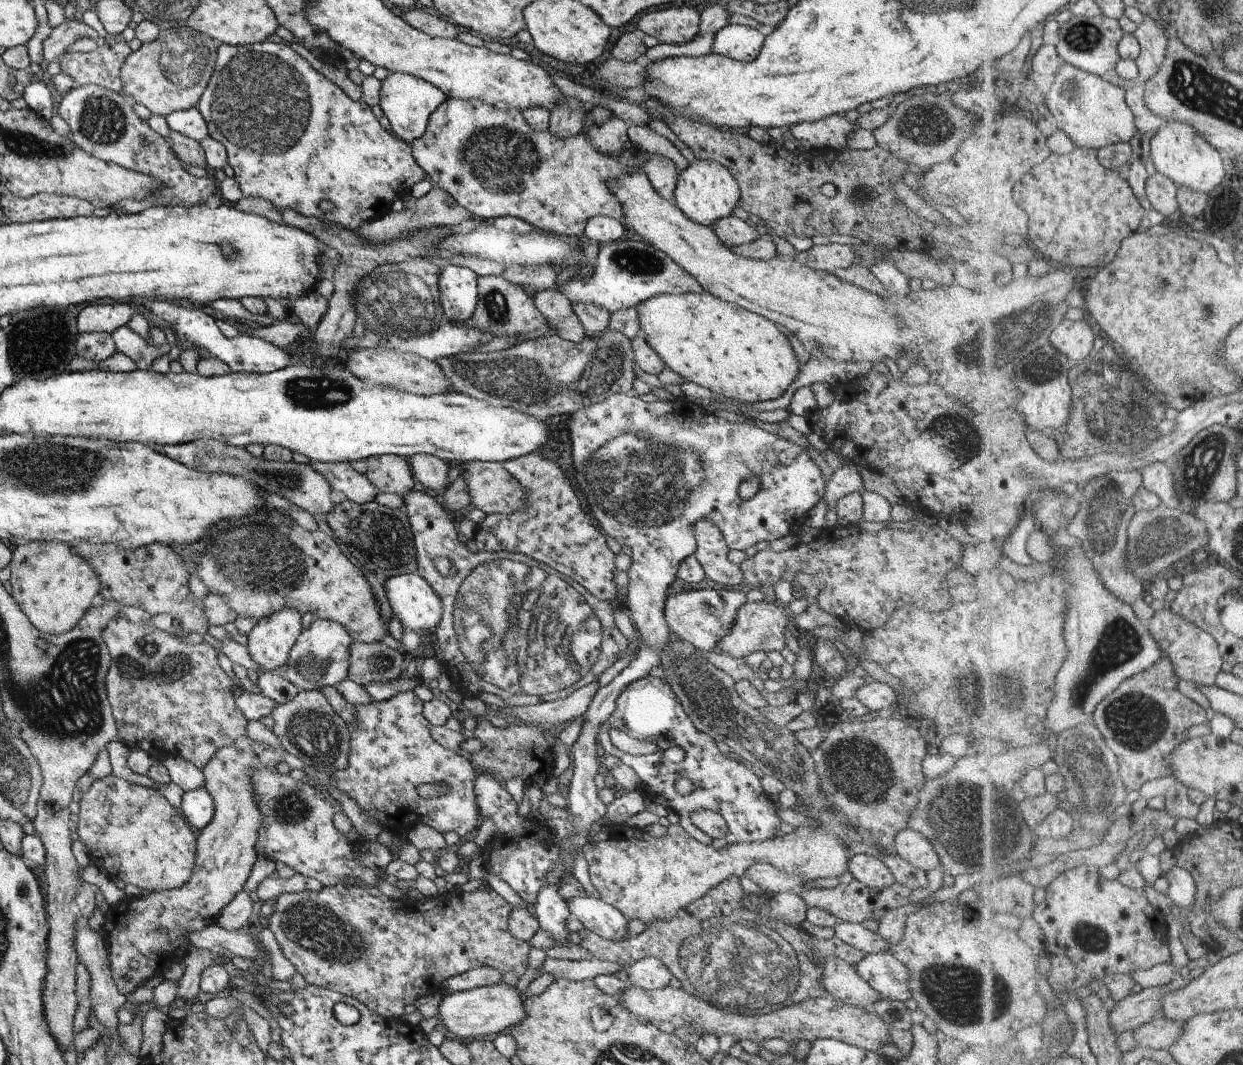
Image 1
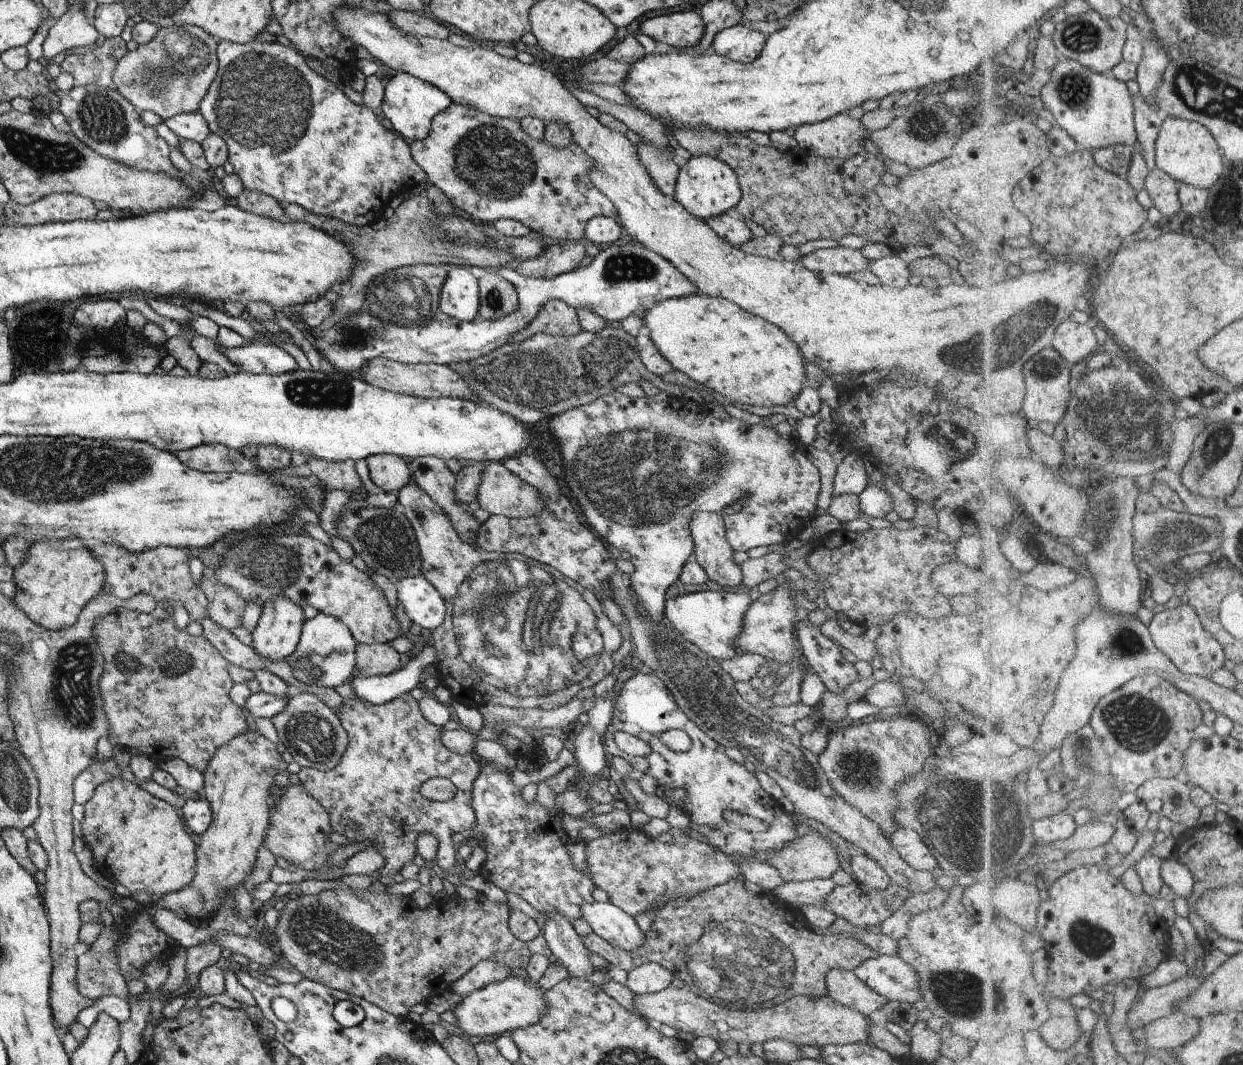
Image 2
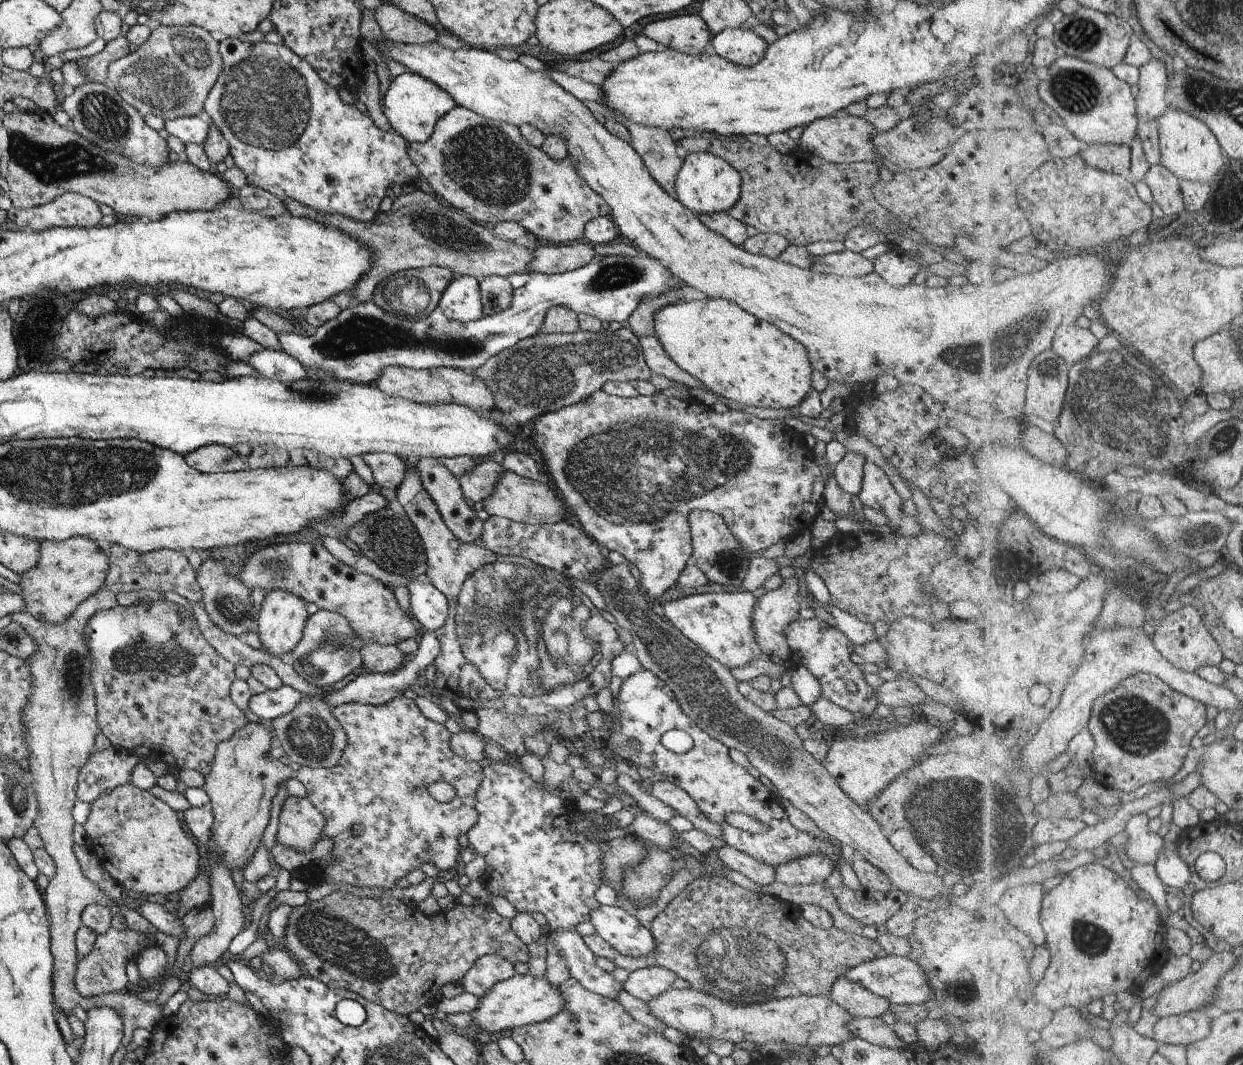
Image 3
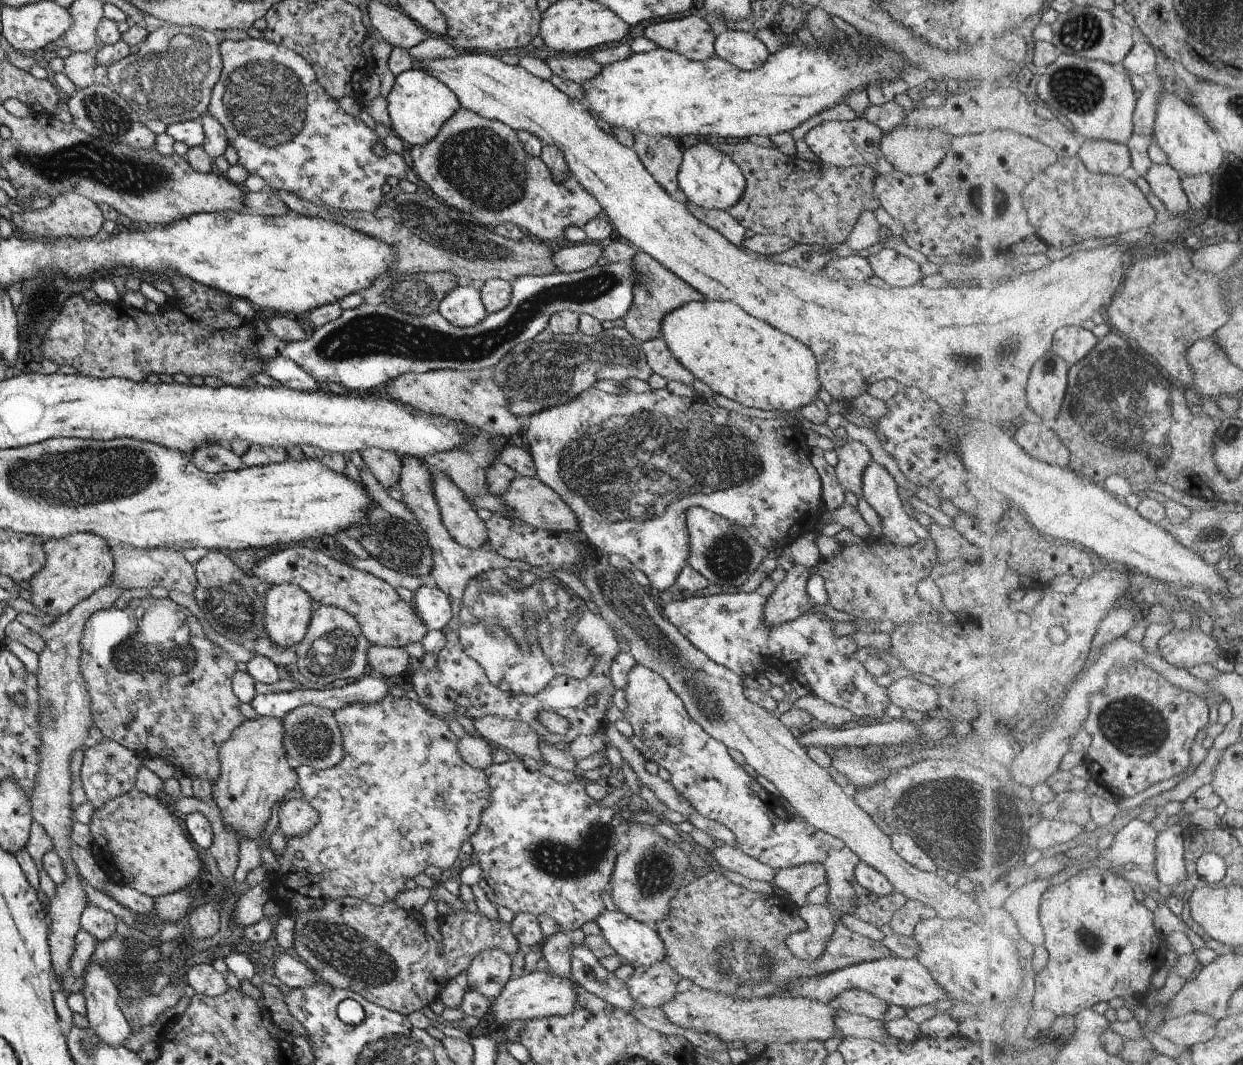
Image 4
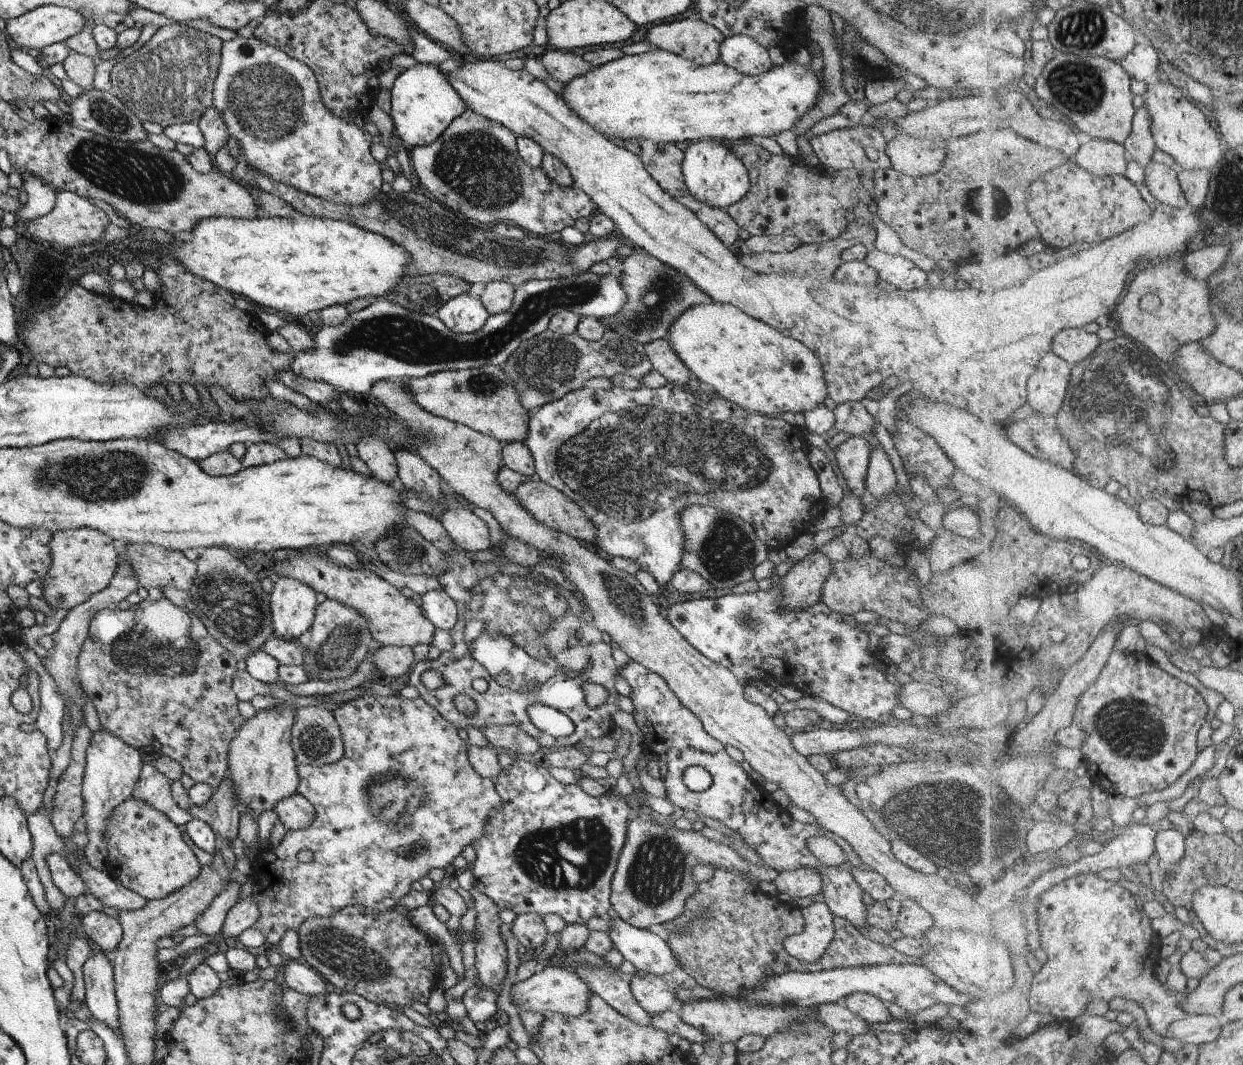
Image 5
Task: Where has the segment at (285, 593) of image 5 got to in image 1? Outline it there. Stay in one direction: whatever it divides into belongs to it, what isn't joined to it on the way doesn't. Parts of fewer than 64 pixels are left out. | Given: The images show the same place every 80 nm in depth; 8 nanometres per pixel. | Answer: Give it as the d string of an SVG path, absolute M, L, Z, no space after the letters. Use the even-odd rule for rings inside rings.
M283 607L257 620L248 633L247 652L261 670L275 672L286 662L288 652L302 631L300 614Z

